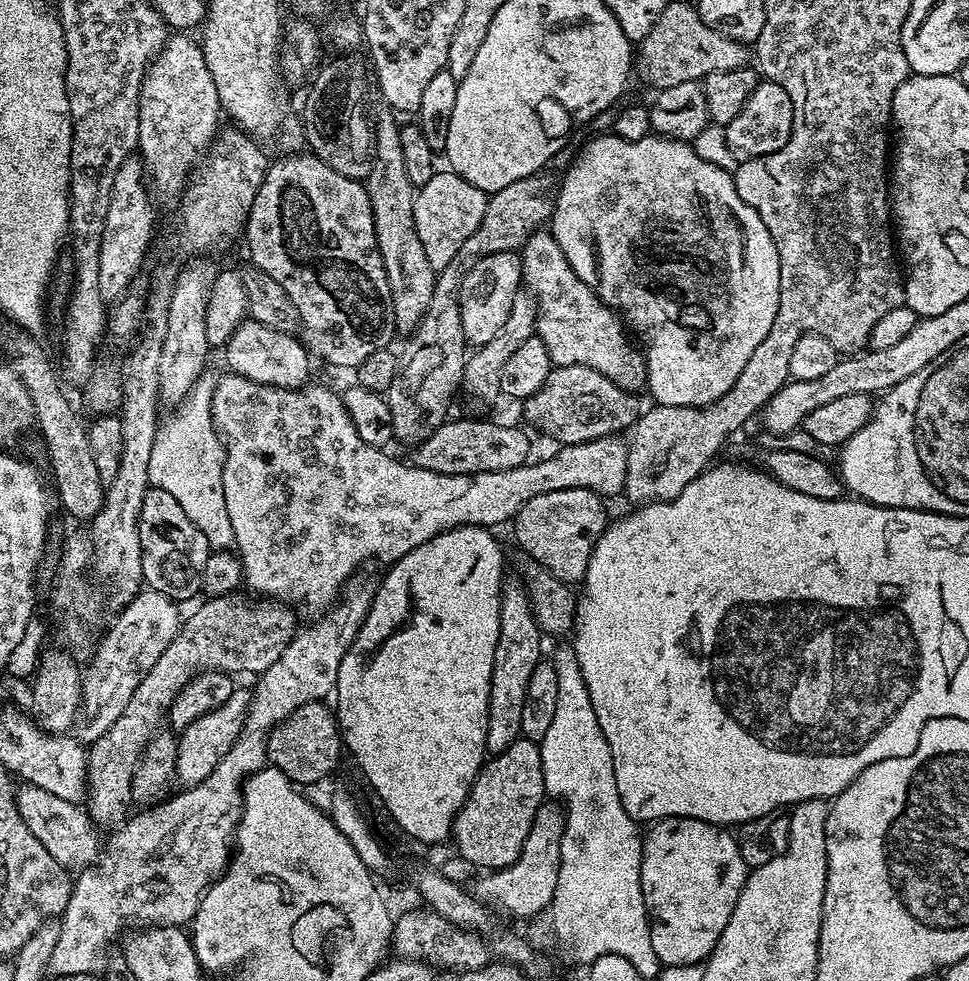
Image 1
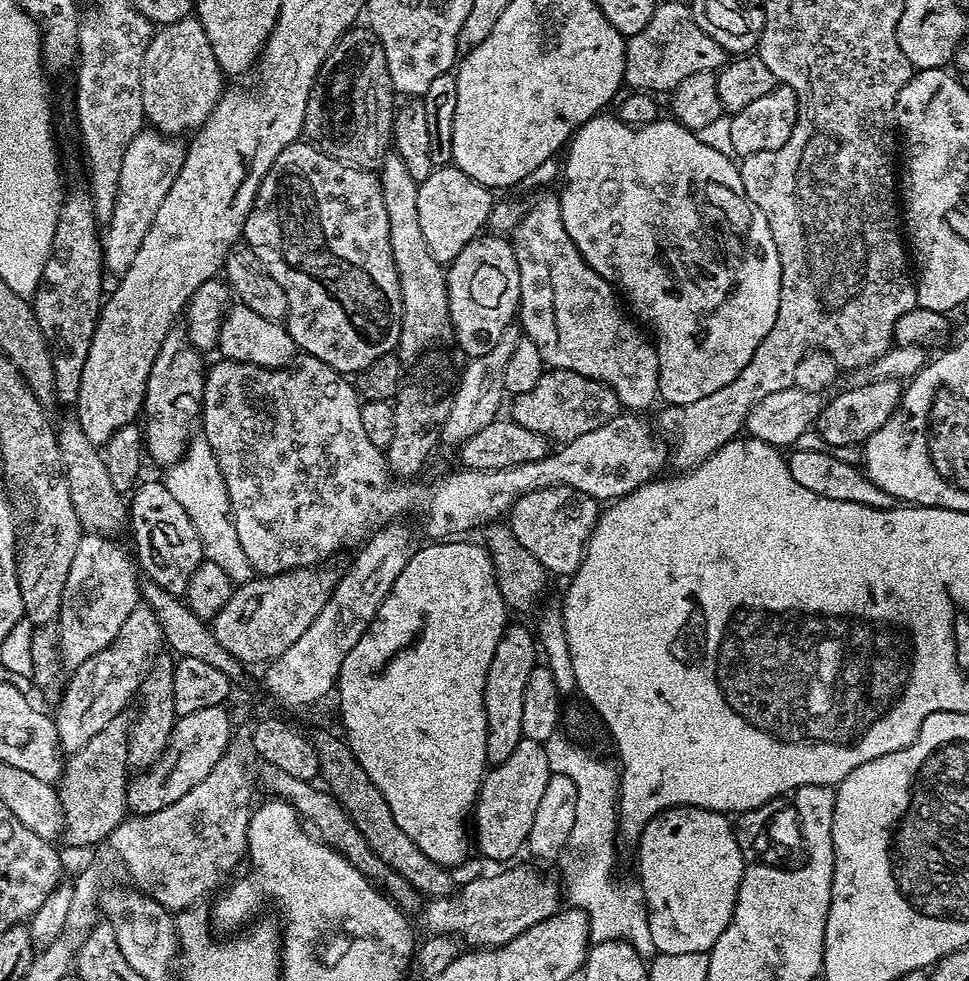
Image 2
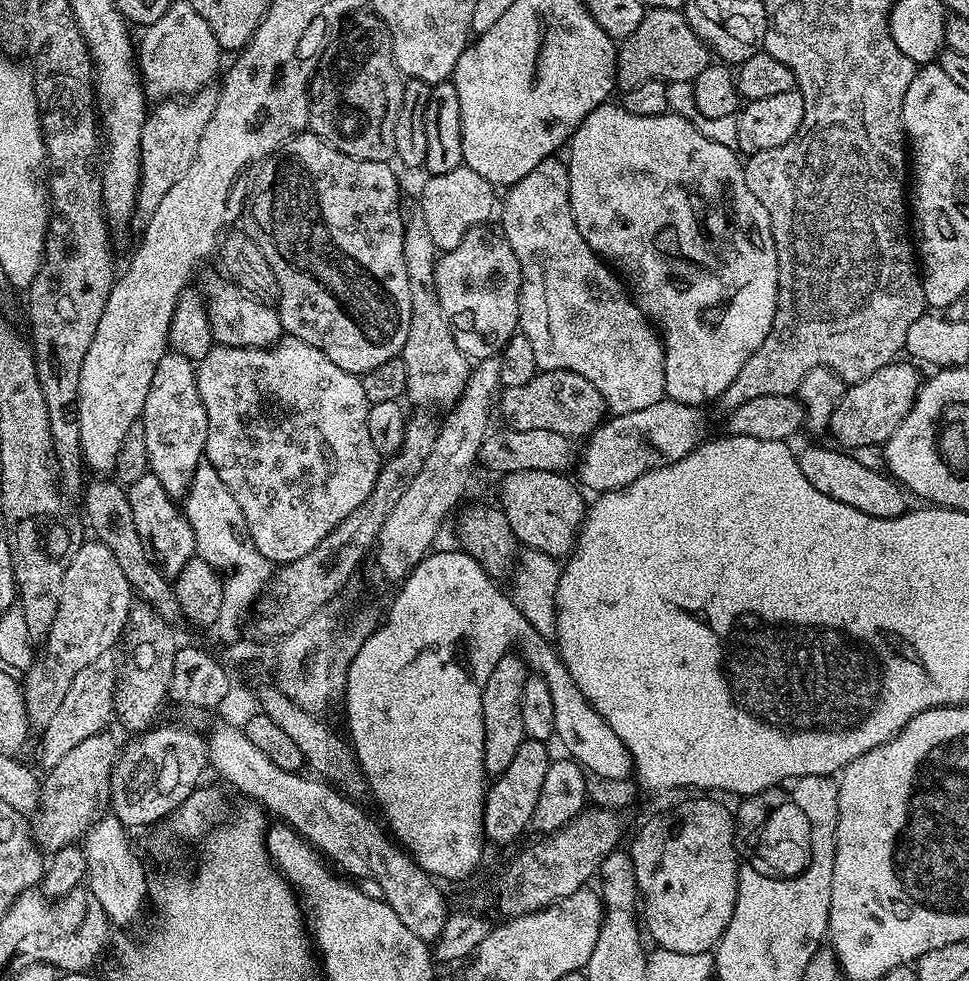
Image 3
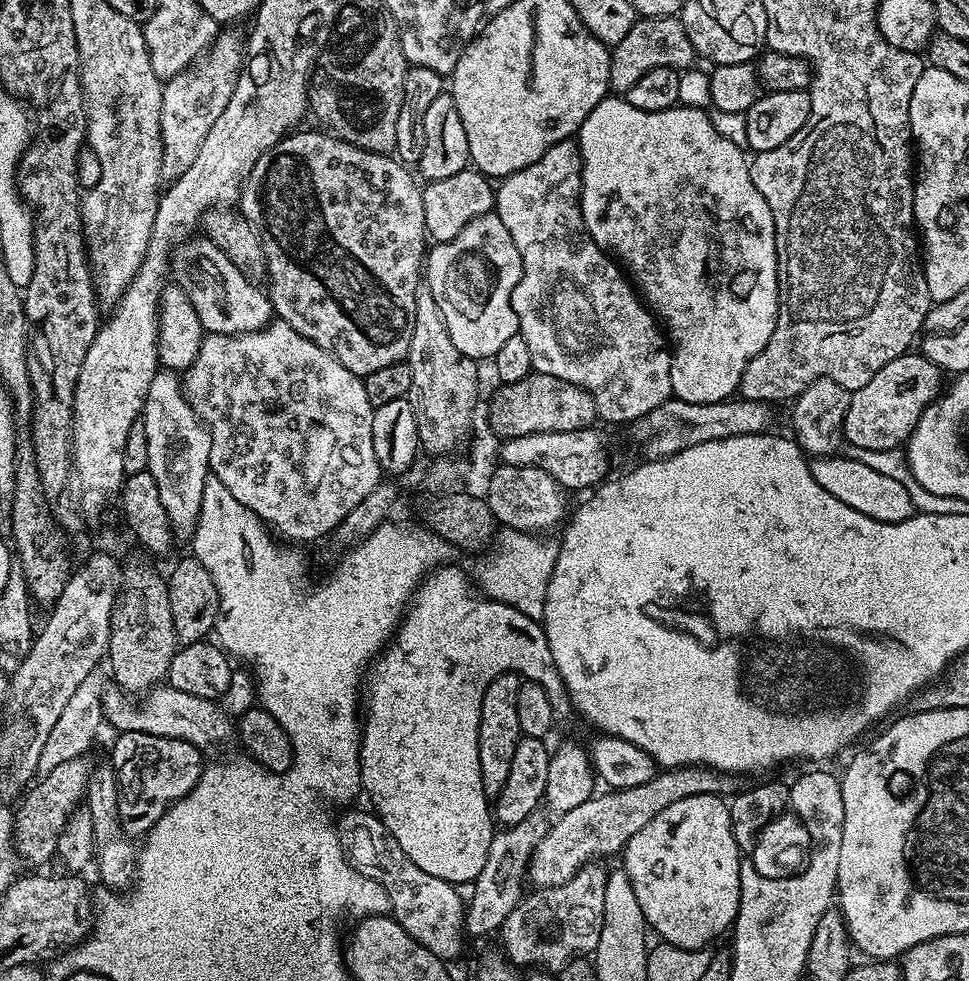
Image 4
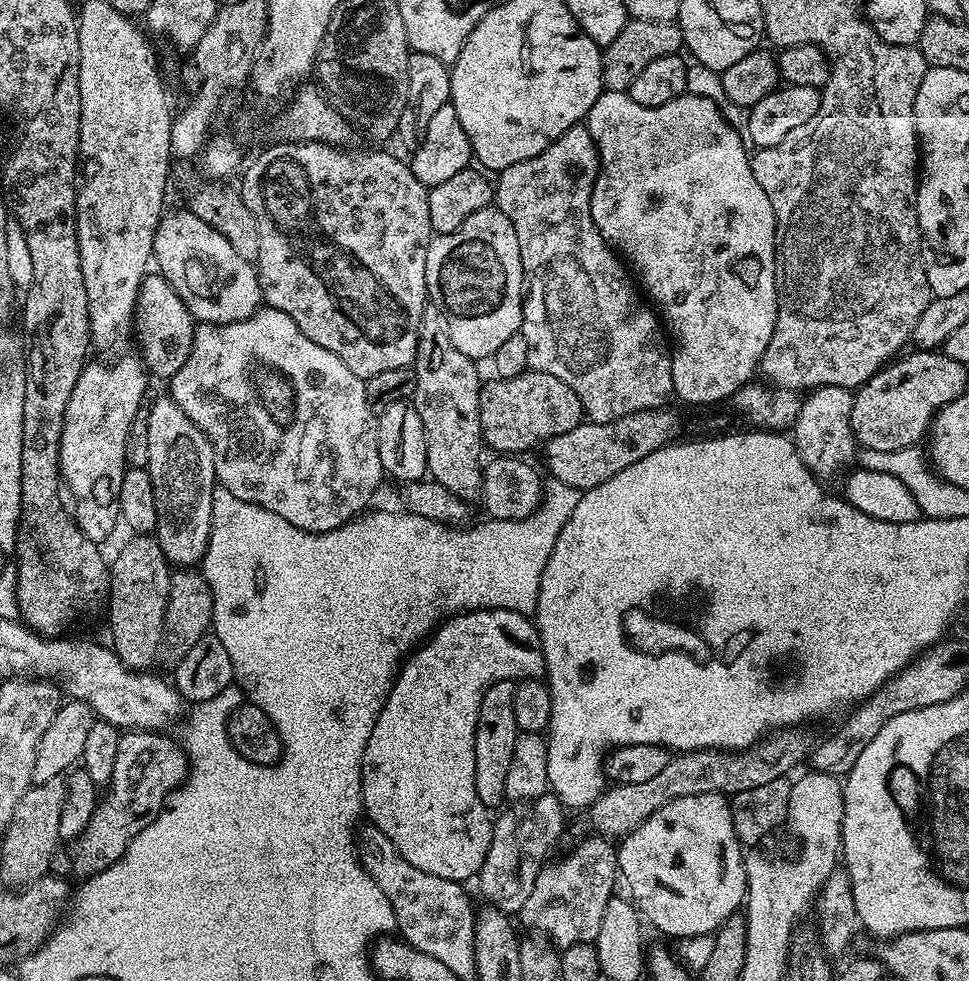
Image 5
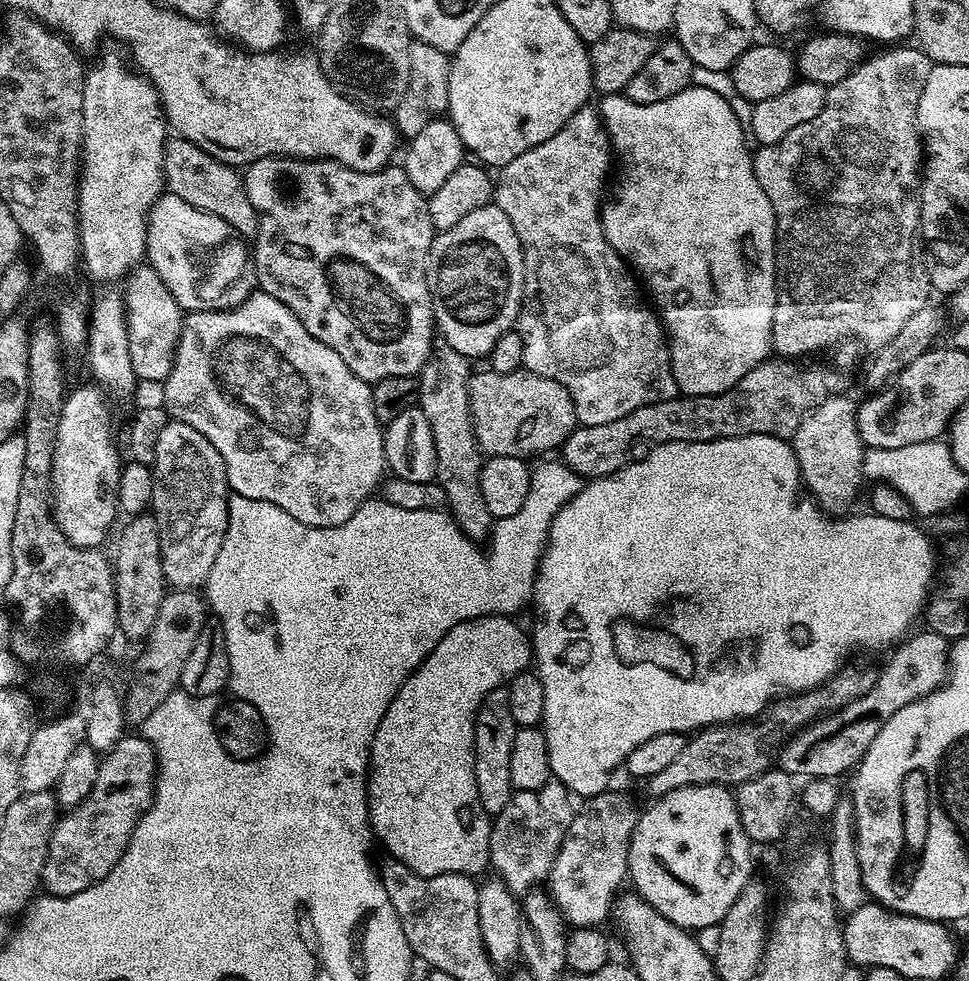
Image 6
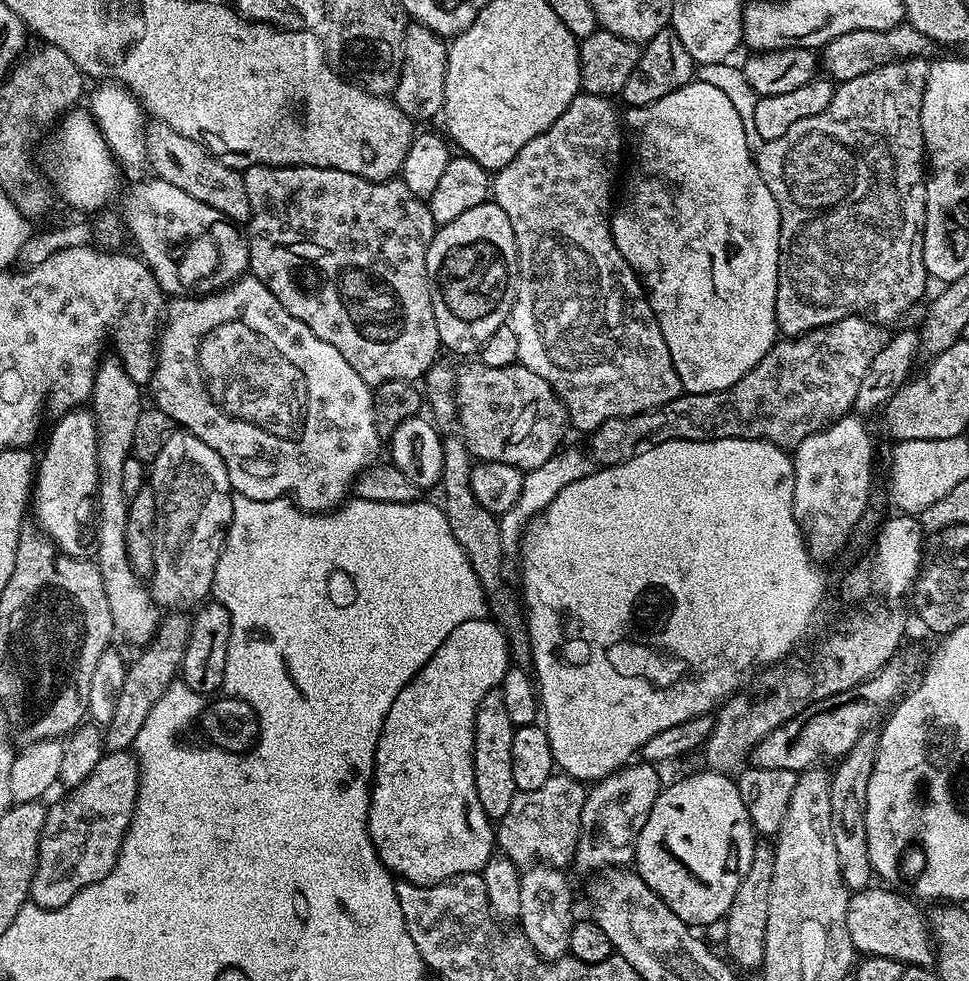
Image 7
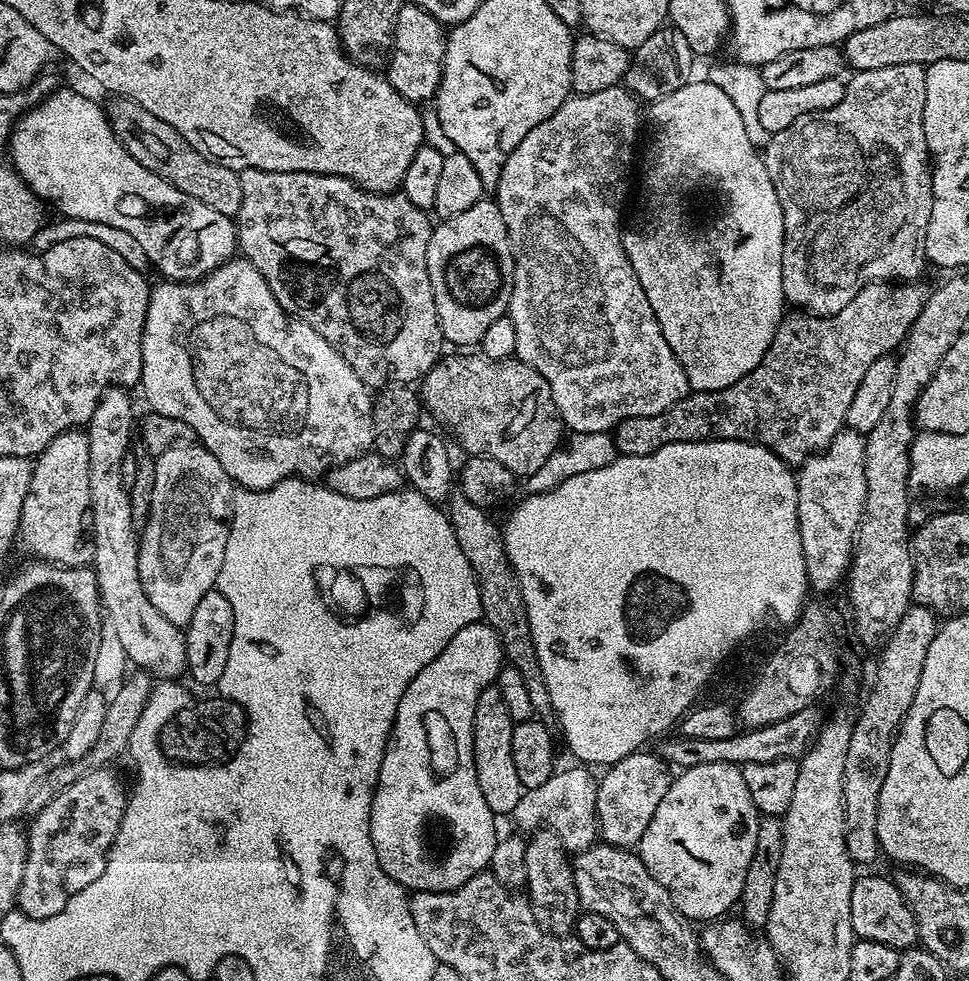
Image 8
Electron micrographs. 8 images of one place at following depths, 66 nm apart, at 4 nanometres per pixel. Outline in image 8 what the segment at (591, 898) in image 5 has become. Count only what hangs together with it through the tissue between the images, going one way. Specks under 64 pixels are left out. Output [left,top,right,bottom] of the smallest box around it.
[596,750,673,850]

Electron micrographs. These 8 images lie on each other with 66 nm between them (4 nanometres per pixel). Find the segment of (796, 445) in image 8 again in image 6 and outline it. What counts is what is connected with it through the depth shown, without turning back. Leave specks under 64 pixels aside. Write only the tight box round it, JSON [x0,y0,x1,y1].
[562,358,845,478]

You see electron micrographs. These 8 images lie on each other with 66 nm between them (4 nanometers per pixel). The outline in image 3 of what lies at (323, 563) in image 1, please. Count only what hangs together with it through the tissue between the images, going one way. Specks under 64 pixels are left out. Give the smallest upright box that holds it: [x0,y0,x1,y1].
[196,335,705,566]

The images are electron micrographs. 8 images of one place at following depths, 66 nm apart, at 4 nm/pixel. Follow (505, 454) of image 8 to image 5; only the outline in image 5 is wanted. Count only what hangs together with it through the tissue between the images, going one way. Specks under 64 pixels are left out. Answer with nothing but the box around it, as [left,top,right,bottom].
[480,372,585,454]

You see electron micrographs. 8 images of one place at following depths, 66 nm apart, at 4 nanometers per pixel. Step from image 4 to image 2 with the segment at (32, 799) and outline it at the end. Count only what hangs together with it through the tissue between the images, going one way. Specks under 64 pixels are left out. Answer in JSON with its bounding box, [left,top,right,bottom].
[58,714,130,848]

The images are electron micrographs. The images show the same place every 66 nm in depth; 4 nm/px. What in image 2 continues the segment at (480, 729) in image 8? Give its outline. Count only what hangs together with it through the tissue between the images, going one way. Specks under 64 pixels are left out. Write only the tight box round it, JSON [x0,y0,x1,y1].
[484,622,538,765]

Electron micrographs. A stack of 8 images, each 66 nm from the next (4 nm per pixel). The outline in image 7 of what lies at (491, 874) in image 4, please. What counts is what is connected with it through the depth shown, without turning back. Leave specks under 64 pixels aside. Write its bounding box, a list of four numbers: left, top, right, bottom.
[494,774,585,866]

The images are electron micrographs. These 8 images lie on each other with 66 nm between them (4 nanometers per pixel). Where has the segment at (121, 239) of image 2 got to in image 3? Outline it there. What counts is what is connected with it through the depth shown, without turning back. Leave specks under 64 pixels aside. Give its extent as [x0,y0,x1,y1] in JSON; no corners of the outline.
[136,90,217,214]

